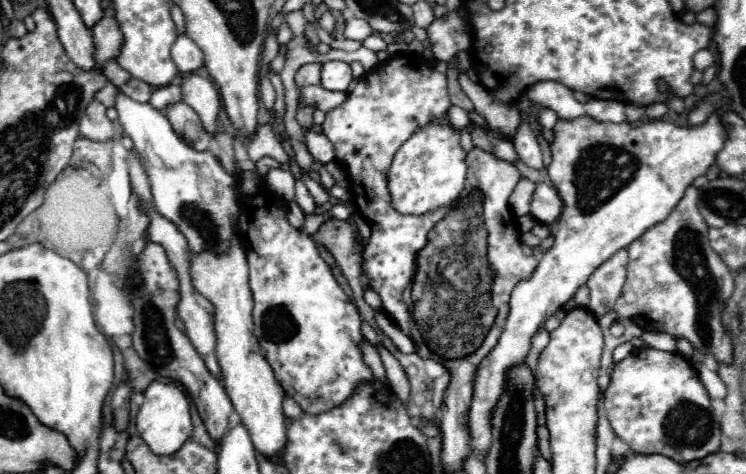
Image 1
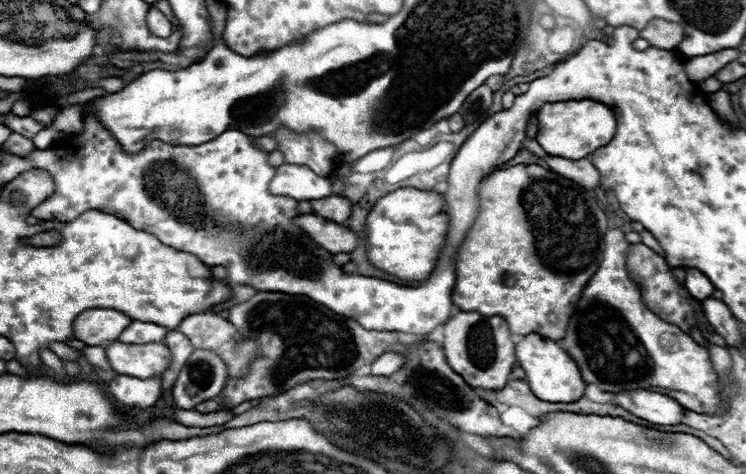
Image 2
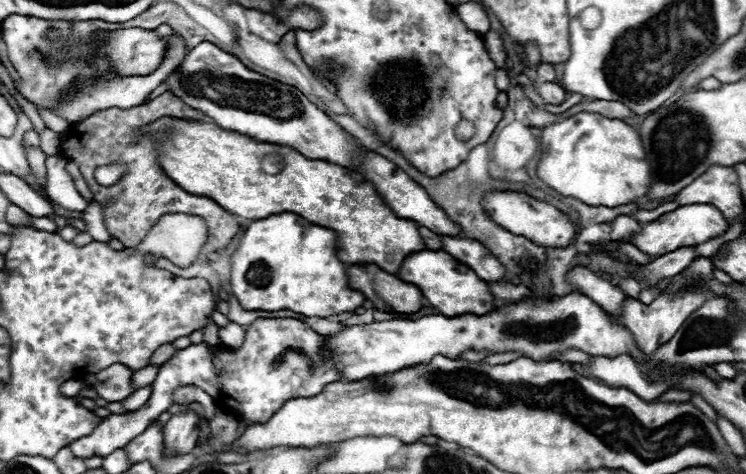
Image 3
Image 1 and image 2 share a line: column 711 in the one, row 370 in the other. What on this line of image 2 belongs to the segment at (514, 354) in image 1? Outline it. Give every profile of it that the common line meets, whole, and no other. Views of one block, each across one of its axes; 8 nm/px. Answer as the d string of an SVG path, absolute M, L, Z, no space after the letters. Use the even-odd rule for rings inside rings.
M116 340L104 348L112 368L134 378L162 376L172 362L172 354L164 344L122 344Z

